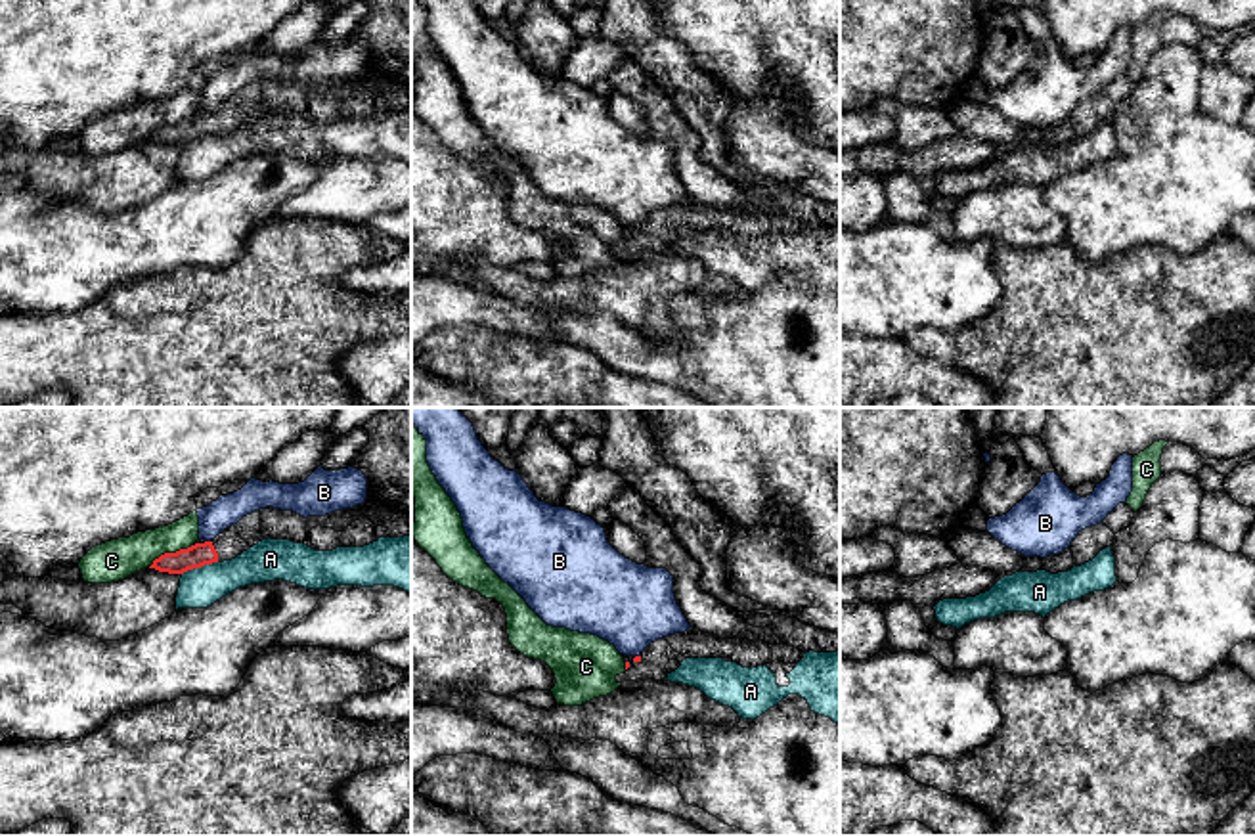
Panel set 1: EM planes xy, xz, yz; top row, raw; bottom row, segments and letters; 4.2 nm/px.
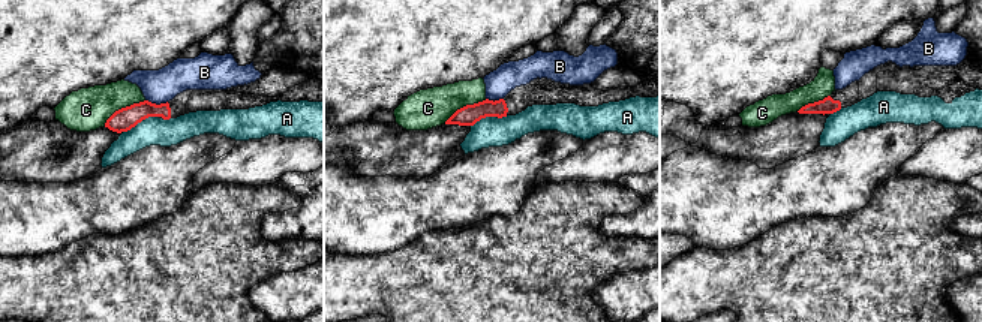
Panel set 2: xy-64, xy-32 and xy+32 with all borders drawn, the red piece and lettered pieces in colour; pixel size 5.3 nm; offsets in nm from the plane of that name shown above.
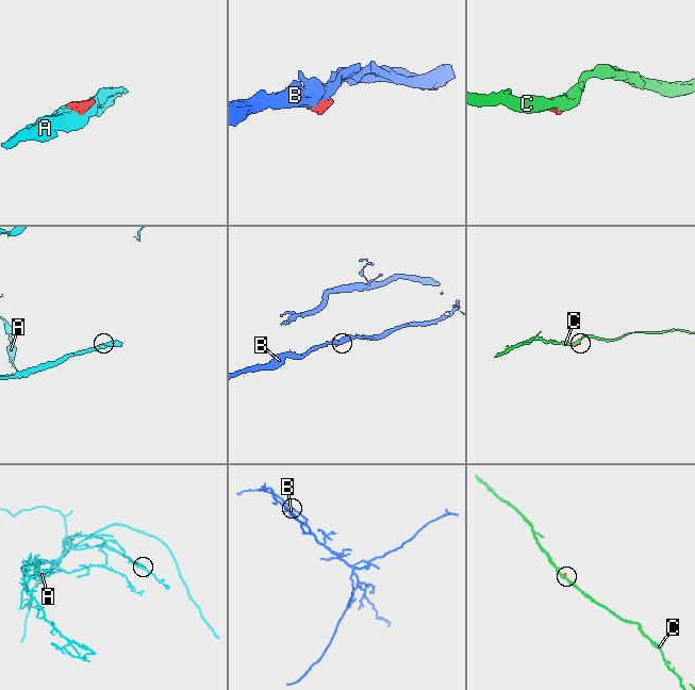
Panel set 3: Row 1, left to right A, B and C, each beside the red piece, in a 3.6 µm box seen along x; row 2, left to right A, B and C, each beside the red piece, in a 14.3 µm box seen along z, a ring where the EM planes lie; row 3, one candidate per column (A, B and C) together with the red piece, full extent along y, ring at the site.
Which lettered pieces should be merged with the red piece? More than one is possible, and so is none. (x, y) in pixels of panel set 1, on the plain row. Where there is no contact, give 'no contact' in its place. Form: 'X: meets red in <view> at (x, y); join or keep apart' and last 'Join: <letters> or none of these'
A: meets red in xy at (199, 138); keep apart
B: meets red in xy at (207, 113); keep apart
C: meets red in xy at (169, 125); keep apart
Join: none of these

